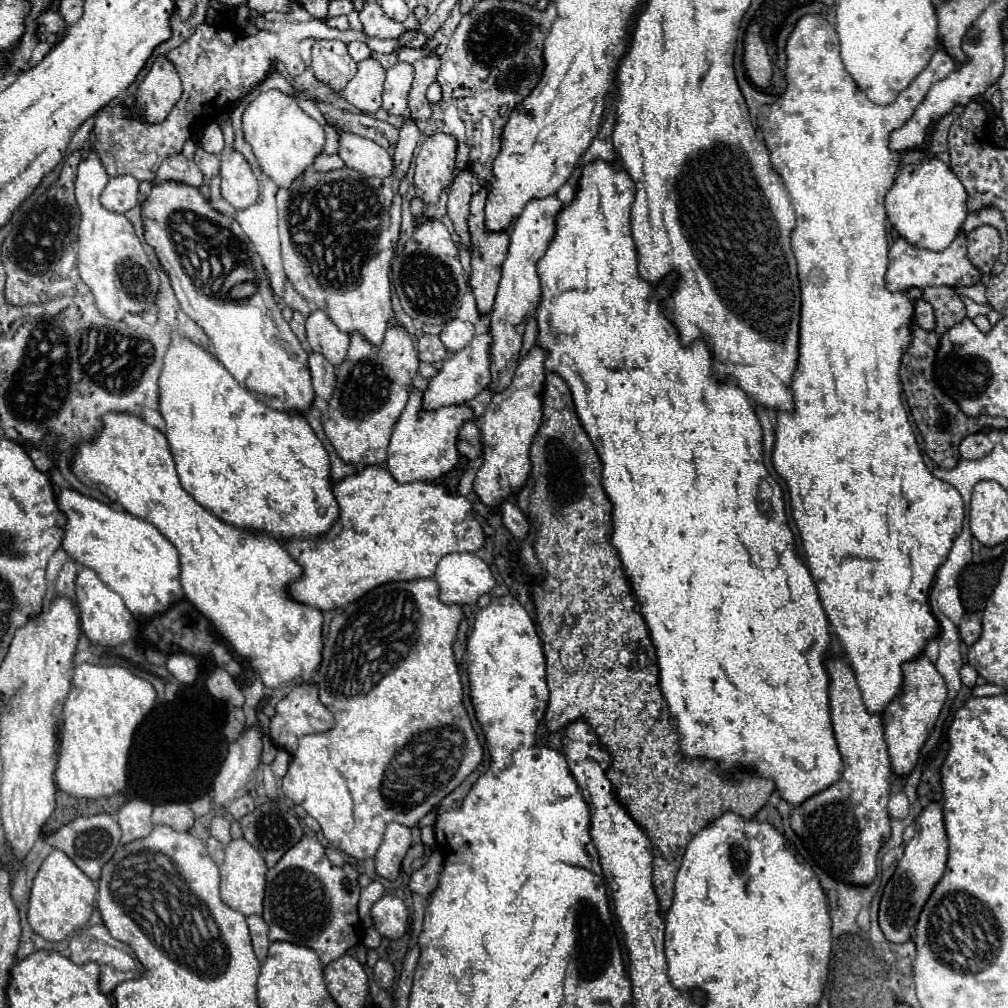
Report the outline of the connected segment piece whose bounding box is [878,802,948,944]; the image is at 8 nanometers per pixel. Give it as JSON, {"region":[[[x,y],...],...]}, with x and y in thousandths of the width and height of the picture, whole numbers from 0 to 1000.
{"region":[[[923,796],[909,813],[909,827],[907,831],[897,837],[897,849],[893,851],[887,869],[881,873],[875,885],[873,903],[871,903],[871,917],[881,935],[897,937],[905,933],[905,923],[911,915],[911,909],[923,891],[927,879],[933,875],[938,863],[938,849],[940,849],[940,833],[935,815],[935,800]]]}

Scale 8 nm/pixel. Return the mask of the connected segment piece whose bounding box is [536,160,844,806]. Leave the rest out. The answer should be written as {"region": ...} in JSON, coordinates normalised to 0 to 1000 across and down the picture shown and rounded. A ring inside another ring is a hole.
{"region":[[[589,159],[577,165],[577,173],[573,179],[573,190],[563,204],[554,210],[552,216],[552,232],[542,248],[542,252],[534,258],[534,274],[538,282],[538,298],[532,308],[534,319],[534,343],[544,351],[540,365],[546,369],[554,369],[567,387],[571,411],[585,433],[593,452],[597,456],[597,482],[609,502],[609,530],[607,540],[615,550],[617,563],[627,577],[629,591],[637,601],[637,611],[645,625],[645,635],[651,641],[653,661],[655,661],[655,685],[667,710],[671,712],[677,748],[683,752],[698,750],[714,756],[714,764],[722,764],[726,760],[742,762],[744,766],[752,766],[758,772],[766,772],[770,776],[770,784],[776,792],[792,800],[804,790],[819,784],[829,778],[837,766],[837,758],[833,754],[833,746],[827,734],[825,716],[823,716],[823,700],[821,700],[821,669],[817,663],[817,647],[821,643],[821,613],[813,599],[810,579],[802,563],[790,552],[788,532],[780,520],[776,484],[758,464],[756,456],[756,425],[748,411],[748,405],[740,393],[740,389],[732,383],[728,375],[712,377],[706,367],[706,349],[700,337],[692,335],[685,343],[677,343],[675,331],[671,323],[659,310],[659,300],[665,296],[673,270],[661,272],[655,280],[645,282],[633,272],[633,252],[631,242],[625,230],[625,206],[629,200],[629,181],[617,167],[609,167],[607,161]],[[563,351],[567,357],[560,357]]]}

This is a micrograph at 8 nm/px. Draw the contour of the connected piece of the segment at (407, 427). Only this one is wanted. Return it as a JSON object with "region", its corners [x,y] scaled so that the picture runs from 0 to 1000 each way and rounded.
{"region":[[[409,387],[397,417],[389,427],[383,462],[395,480],[413,478],[413,476],[429,478],[440,472],[442,468],[446,468],[454,458],[454,446],[452,446],[454,425],[462,417],[468,417],[468,407],[464,403],[440,403],[435,405],[433,409],[419,409],[417,397],[419,391]]]}

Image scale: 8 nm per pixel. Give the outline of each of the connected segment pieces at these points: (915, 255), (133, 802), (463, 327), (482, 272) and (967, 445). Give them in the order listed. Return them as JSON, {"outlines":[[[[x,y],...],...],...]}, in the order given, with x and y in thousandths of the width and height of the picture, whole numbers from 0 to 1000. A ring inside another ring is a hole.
{"outlines":[[[[952,230],[946,240],[935,248],[935,250],[925,250],[919,246],[911,246],[905,244],[903,240],[899,240],[897,236],[891,236],[885,246],[883,246],[883,264],[879,270],[879,282],[881,288],[885,290],[893,290],[893,288],[901,288],[903,284],[911,284],[911,286],[921,286],[921,284],[942,284],[942,286],[950,286],[950,284],[966,284],[972,280],[972,270],[968,264],[964,264],[964,260],[958,254],[958,232]]],[[[129,792],[115,808],[121,823],[121,837],[143,831],[151,823],[151,798],[141,792]]],[[[446,317],[437,329],[437,337],[444,349],[458,347],[460,343],[466,341],[468,335],[470,335],[470,323],[458,317]]],[[[476,187],[474,192],[468,194],[468,200],[466,200],[466,214],[464,214],[464,228],[466,228],[466,254],[468,254],[468,270],[466,270],[466,286],[468,286],[468,294],[472,296],[472,304],[474,304],[474,310],[478,313],[486,312],[488,308],[488,302],[490,302],[490,292],[492,292],[492,286],[494,286],[494,280],[496,280],[496,266],[498,266],[498,260],[502,256],[502,250],[504,250],[504,232],[502,230],[482,230],[480,228],[480,202],[482,202],[482,192],[484,188],[482,187]]],[[[970,429],[970,431],[958,433],[952,440],[952,452],[958,456],[970,456],[970,454],[976,454],[978,450],[982,450],[982,446],[986,444],[986,438],[980,435],[980,431]]]]}

